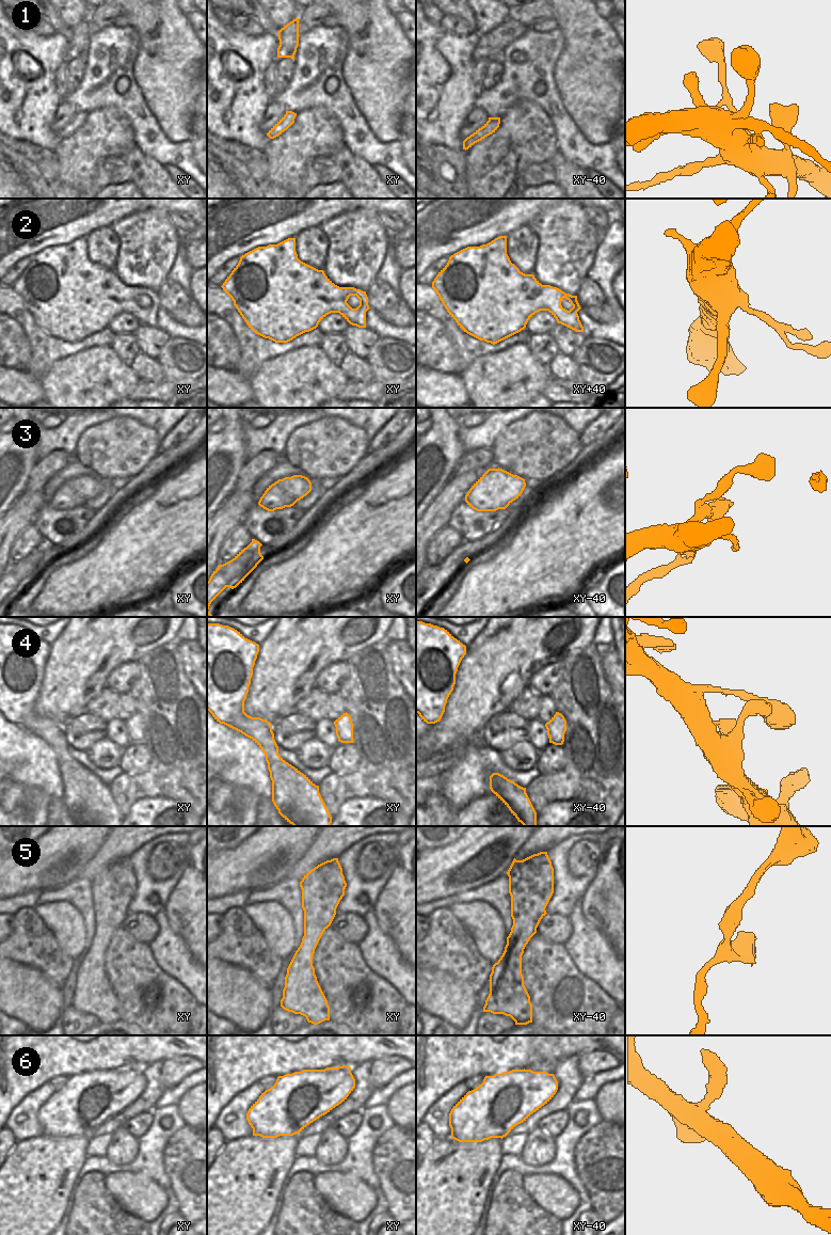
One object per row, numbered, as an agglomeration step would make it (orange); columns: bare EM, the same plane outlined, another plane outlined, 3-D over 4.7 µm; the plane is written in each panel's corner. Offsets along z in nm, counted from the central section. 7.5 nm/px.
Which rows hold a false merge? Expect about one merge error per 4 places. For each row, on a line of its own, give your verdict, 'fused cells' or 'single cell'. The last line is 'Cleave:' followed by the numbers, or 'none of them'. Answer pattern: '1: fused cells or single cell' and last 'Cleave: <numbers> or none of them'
1: fused cells
2: single cell
3: fused cells
4: single cell
5: single cell
6: fused cells
Cleave: 1, 3, 6

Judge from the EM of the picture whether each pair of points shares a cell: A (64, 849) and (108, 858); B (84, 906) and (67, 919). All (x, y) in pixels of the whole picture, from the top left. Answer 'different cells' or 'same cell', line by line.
A: different cells
B: different cells

